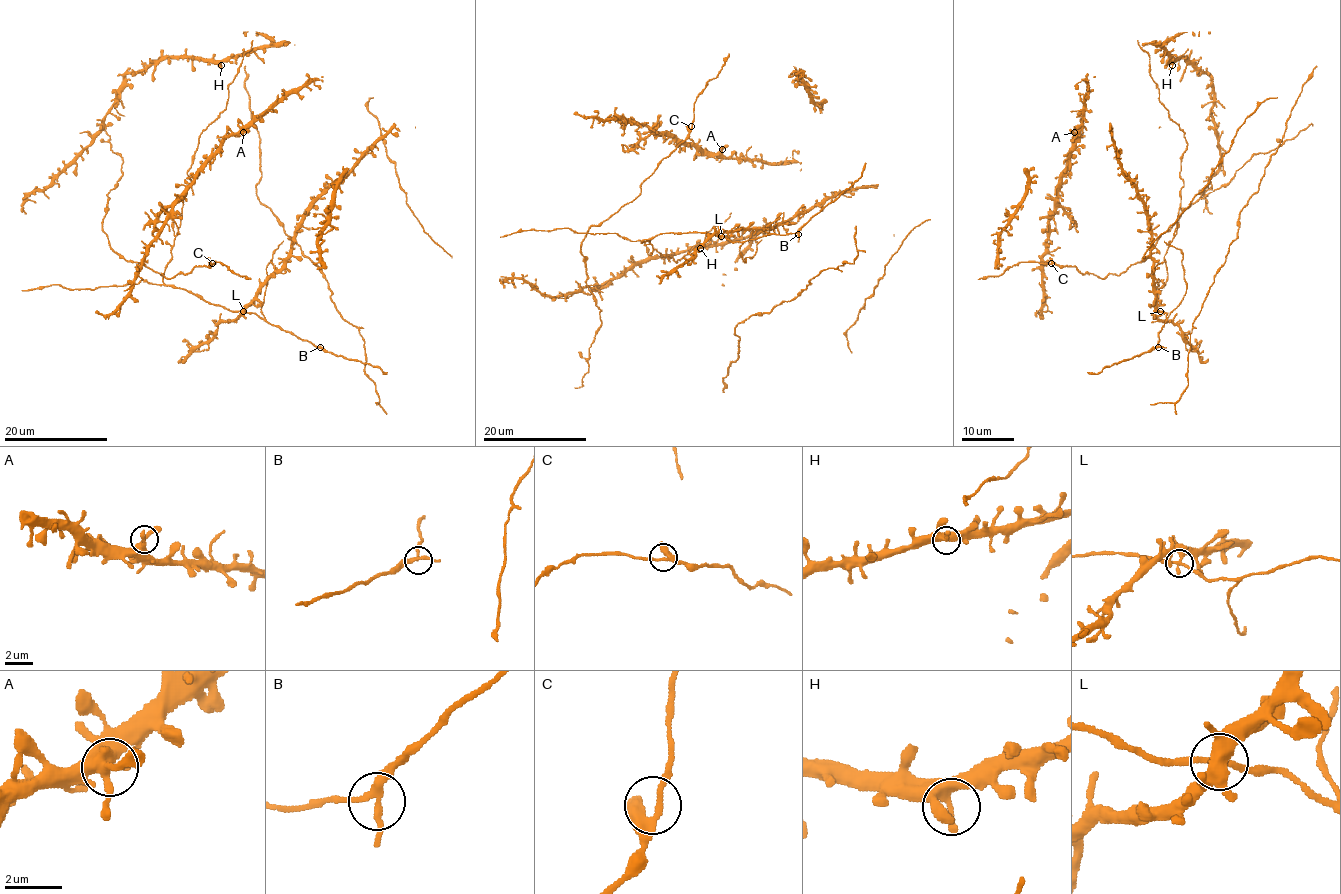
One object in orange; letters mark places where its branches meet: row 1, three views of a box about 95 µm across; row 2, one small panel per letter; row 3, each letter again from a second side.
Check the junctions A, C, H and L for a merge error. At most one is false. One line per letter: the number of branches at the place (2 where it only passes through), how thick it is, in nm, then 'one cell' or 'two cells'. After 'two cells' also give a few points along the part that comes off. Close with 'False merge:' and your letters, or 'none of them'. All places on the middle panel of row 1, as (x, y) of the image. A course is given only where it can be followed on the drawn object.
A: branches 3; calibre 320 nm; one cell
C: branches 3; calibre 220 nm; one cell
H: branches 3; calibre 320 nm; one cell
L: branches 3; calibre 240 nm; two cells; course (722, 236), (667, 232), (641, 243), (650, 240), (661, 256), (676, 262), (731, 213)
False merge: L

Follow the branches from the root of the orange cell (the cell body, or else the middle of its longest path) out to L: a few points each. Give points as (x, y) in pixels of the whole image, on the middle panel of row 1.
L: (644, 241), (671, 232), (722, 236)

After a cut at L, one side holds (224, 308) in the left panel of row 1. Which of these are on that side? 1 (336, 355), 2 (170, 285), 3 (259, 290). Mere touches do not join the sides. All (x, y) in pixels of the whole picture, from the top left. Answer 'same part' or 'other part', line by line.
1: same part
2: same part
3: other part

